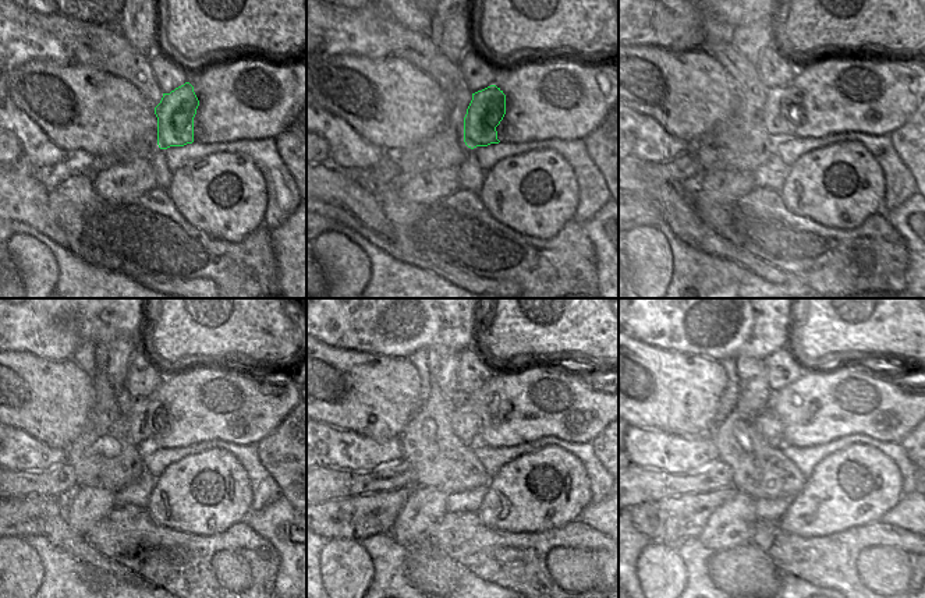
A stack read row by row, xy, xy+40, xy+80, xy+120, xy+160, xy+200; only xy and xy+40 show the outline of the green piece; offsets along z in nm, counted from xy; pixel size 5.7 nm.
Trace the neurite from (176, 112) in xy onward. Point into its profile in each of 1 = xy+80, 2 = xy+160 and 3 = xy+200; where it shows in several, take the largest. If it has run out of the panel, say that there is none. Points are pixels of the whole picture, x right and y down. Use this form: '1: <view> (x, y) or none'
1: xy+80 (791, 114)
2: xy+160 (465, 425)
3: xy+200 (771, 430)

